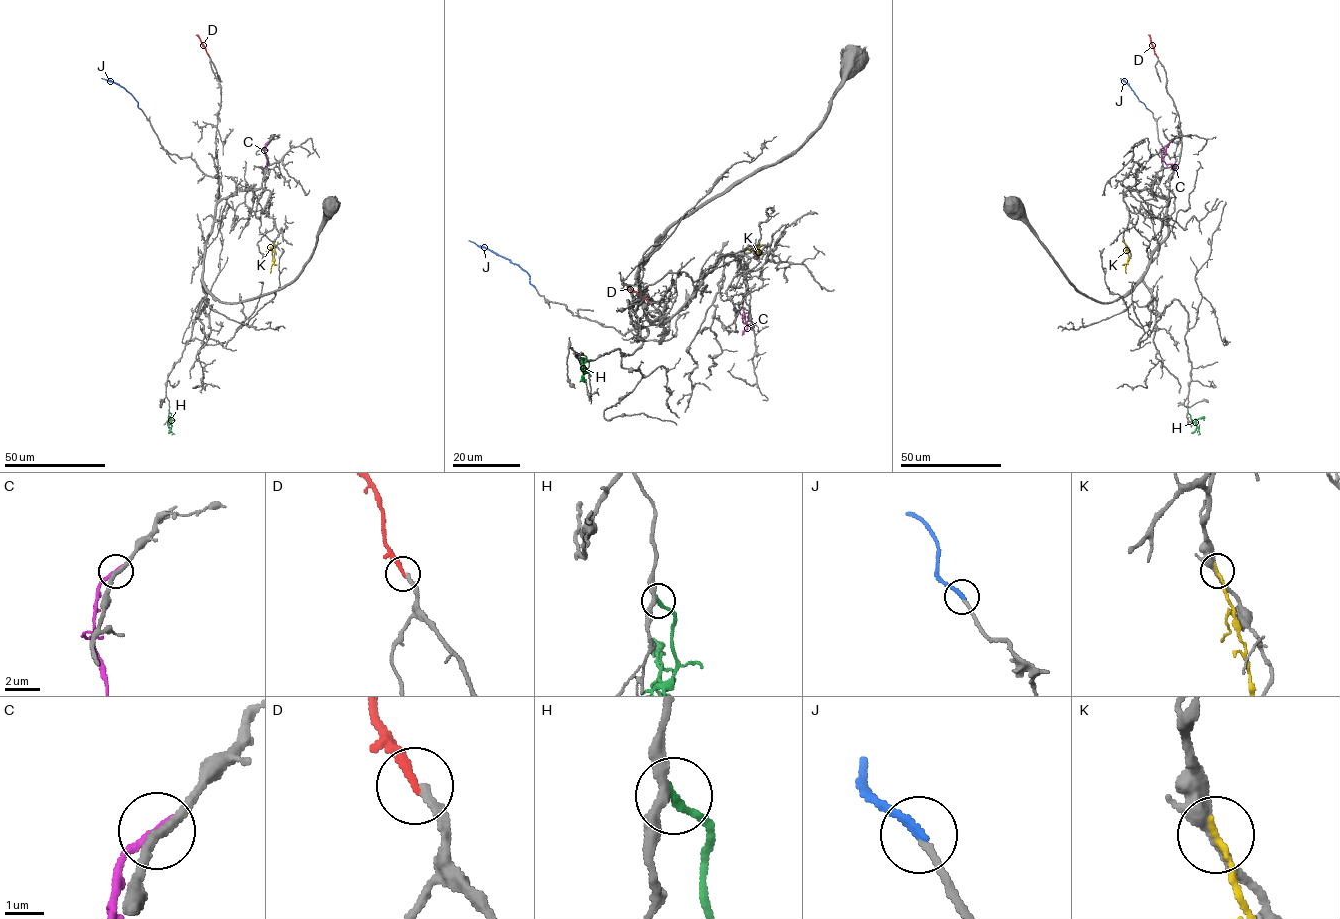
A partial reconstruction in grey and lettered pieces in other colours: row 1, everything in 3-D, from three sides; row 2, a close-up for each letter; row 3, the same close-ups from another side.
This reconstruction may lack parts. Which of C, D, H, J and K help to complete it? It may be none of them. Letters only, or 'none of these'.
D, J

